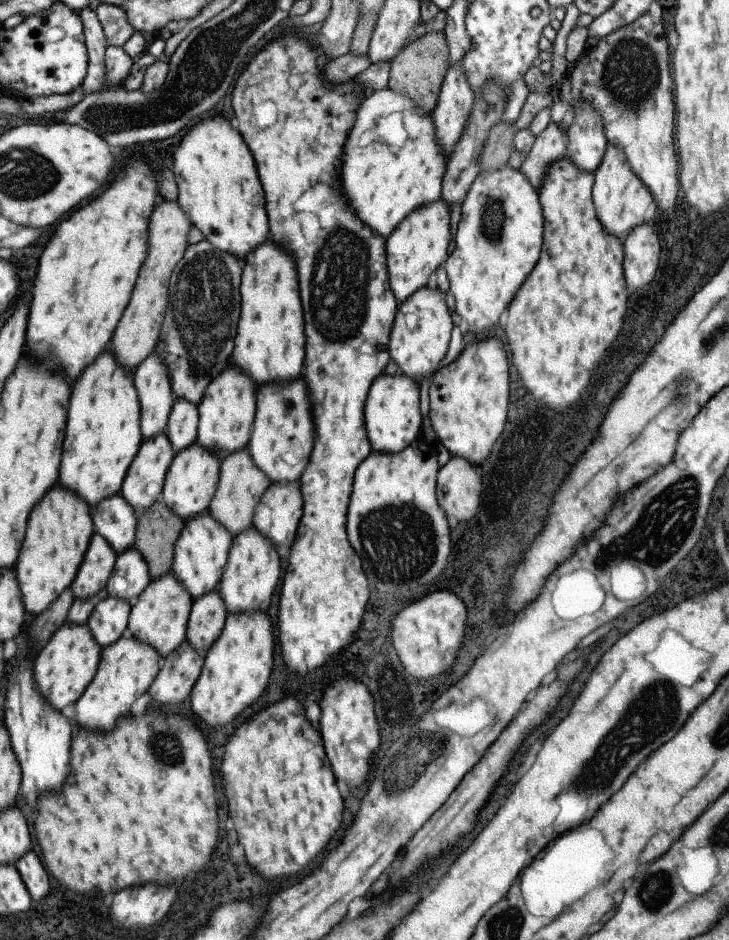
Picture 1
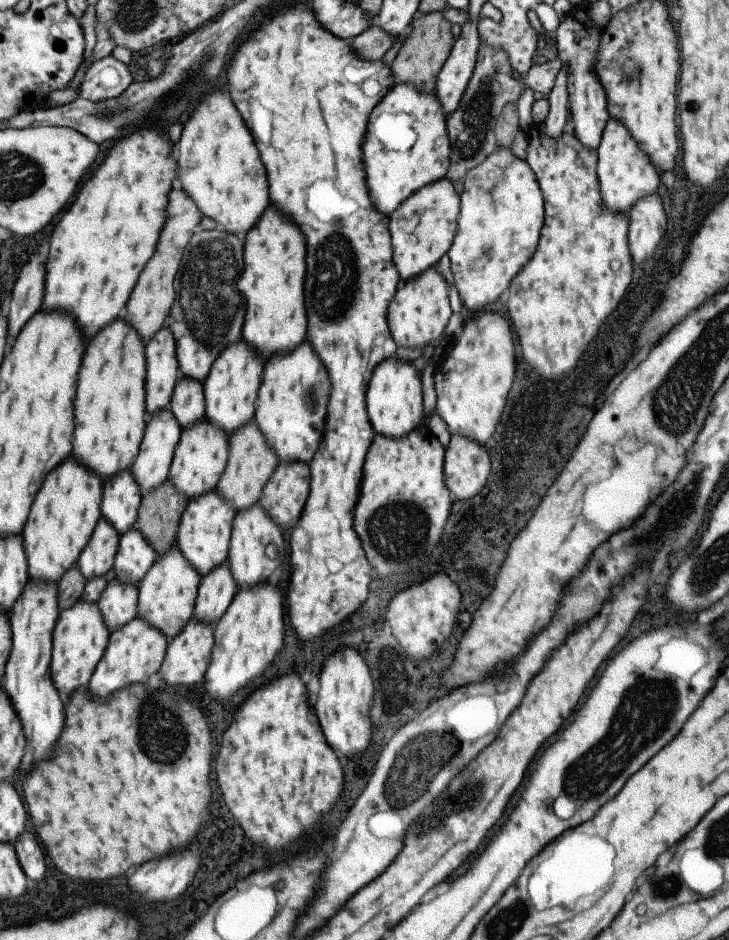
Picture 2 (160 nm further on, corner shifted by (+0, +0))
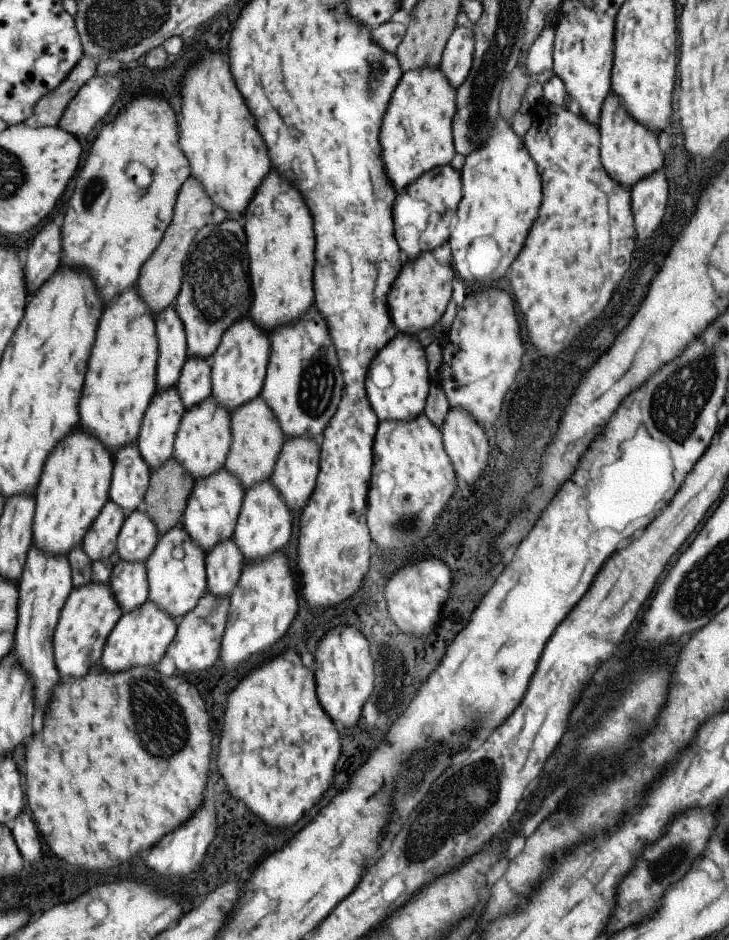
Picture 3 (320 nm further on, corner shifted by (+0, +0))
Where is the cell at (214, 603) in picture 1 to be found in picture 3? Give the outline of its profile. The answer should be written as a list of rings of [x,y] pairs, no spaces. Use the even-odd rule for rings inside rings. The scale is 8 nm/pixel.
[[[232,538],[214,544],[205,557],[206,590],[216,597],[229,596],[244,563]]]

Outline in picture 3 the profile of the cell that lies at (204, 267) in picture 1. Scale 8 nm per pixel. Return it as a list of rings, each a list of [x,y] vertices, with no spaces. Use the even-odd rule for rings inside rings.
[[[227,218],[218,225],[207,224],[195,233],[183,262],[180,289],[173,304],[176,315],[184,324],[188,357],[209,360],[221,335],[229,327],[227,322],[233,322],[235,314],[247,314],[251,306],[251,288],[247,286],[247,256],[245,234],[237,220]]]

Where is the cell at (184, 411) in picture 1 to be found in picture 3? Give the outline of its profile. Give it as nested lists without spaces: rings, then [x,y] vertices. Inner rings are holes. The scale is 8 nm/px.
[[[187,357],[181,367],[175,388],[185,409],[198,405],[210,396],[209,360]]]

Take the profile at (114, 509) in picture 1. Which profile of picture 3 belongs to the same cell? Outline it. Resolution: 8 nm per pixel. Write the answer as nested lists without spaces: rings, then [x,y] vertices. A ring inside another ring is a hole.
[[[129,443],[113,453],[112,473],[108,490],[108,500],[114,502],[125,514],[142,508],[144,494],[150,477],[150,468],[139,454],[136,443]]]

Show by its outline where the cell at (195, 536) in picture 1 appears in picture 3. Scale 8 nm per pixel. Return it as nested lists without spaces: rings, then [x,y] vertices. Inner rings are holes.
[[[224,466],[209,476],[194,481],[182,514],[181,526],[205,554],[214,544],[231,539],[244,492],[239,479],[230,475]]]

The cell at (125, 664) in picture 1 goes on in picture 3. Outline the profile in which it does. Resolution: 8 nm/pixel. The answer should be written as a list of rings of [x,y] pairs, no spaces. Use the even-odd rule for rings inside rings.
[[[145,601],[133,611],[123,613],[107,635],[99,664],[103,670],[119,672],[132,666],[153,667],[173,640],[177,621],[151,601]]]

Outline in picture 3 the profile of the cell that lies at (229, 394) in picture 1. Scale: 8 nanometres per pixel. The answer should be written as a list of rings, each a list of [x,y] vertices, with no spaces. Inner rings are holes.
[[[249,318],[235,320],[221,335],[219,344],[209,357],[210,396],[221,407],[231,412],[235,407],[260,394],[270,353],[270,341],[263,330]]]

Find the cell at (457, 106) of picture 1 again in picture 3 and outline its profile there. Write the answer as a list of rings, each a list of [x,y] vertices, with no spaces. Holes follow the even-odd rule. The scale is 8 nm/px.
[[[468,24],[457,25],[449,35],[440,56],[440,71],[448,80],[448,85],[456,89],[463,80],[466,79],[467,73],[471,68],[471,61],[474,55],[474,34]]]

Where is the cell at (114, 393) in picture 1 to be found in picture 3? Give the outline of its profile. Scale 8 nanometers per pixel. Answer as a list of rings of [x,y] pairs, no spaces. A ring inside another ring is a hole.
[[[129,288],[121,292],[121,296],[115,296],[115,300],[111,300],[111,304],[105,306],[101,314],[101,320],[95,332],[95,342],[87,360],[85,382],[83,382],[81,400],[79,400],[79,420],[83,430],[97,436],[113,453],[126,444],[135,443],[145,409],[156,392],[155,367],[158,344],[154,317],[151,311],[147,312],[147,308],[143,300],[139,300],[135,288]]]

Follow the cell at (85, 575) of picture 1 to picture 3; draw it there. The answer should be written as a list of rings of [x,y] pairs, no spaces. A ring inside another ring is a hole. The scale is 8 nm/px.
[[[108,500],[85,532],[80,544],[91,562],[107,559],[116,550],[116,538],[125,512]]]

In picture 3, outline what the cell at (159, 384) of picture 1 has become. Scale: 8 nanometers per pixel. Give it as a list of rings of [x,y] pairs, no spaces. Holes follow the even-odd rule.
[[[173,305],[165,307],[154,317],[154,329],[158,344],[155,367],[157,392],[175,386],[188,352],[184,324]]]

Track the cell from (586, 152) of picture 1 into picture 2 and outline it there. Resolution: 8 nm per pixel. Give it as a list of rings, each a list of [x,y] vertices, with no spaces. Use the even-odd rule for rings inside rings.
[[[567,14],[555,29],[554,46],[556,58],[560,60],[561,71],[566,74],[566,91],[568,94],[568,111],[574,124],[573,134],[585,148],[595,151],[600,136],[609,120],[606,109],[606,96],[596,73],[596,56],[600,30],[594,26],[585,26],[574,19],[574,14]]]

